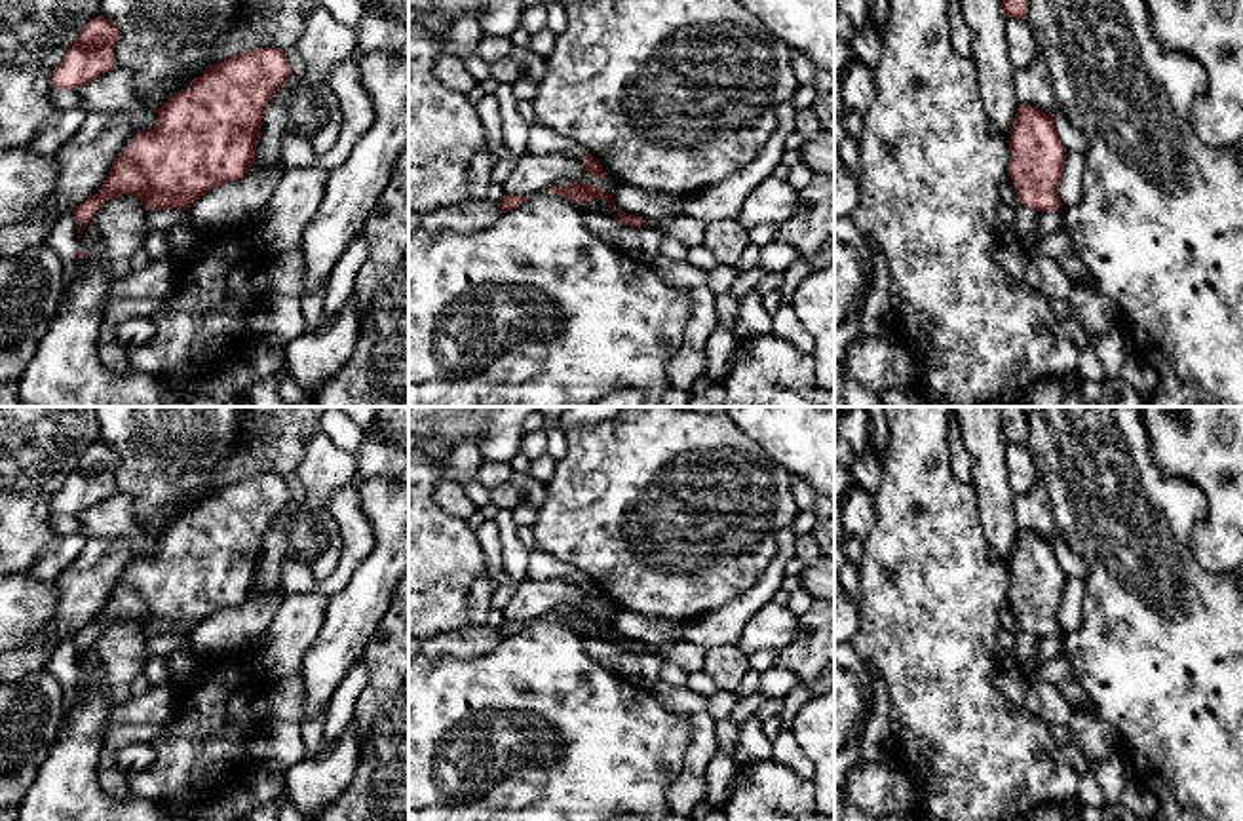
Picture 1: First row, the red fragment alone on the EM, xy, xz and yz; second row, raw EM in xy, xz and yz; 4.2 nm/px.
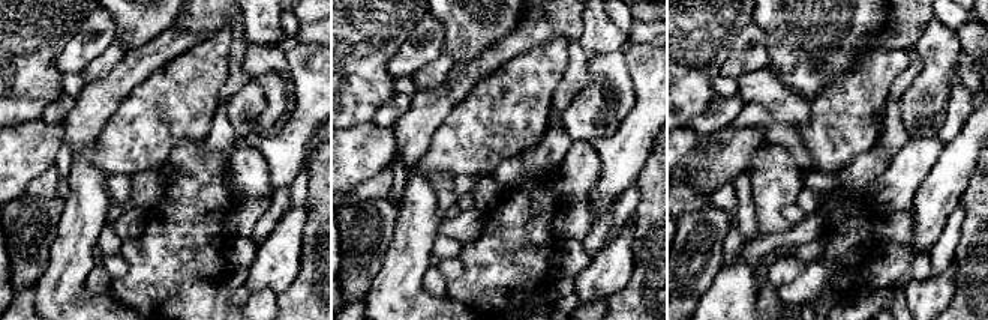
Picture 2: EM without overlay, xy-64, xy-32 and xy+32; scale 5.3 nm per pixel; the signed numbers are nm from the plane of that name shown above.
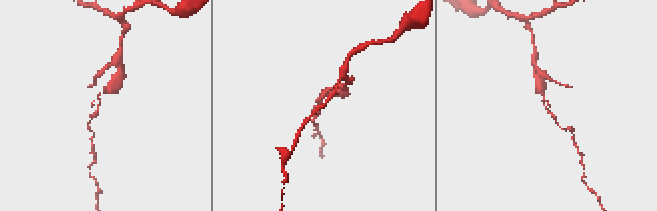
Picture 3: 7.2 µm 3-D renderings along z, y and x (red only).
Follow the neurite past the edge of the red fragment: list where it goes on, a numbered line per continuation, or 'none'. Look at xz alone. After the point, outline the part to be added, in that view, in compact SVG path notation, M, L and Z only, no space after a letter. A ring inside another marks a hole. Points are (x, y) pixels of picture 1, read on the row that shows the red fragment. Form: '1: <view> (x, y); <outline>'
none

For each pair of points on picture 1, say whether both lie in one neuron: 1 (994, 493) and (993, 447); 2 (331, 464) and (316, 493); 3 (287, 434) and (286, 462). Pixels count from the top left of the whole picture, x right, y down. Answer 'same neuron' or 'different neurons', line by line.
1: same neuron
2: same neuron
3: same neuron

